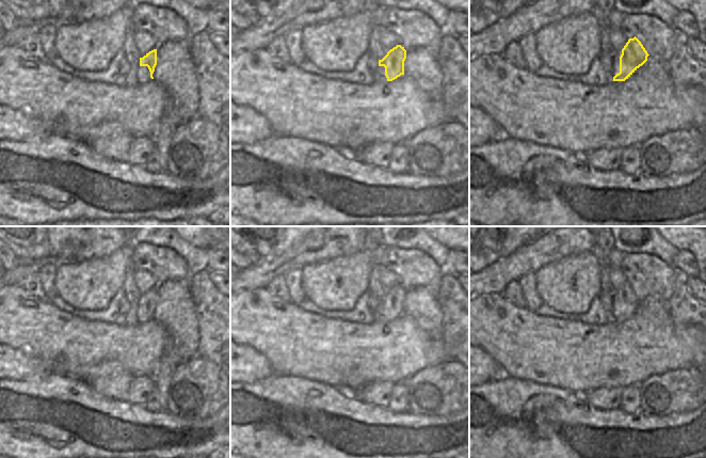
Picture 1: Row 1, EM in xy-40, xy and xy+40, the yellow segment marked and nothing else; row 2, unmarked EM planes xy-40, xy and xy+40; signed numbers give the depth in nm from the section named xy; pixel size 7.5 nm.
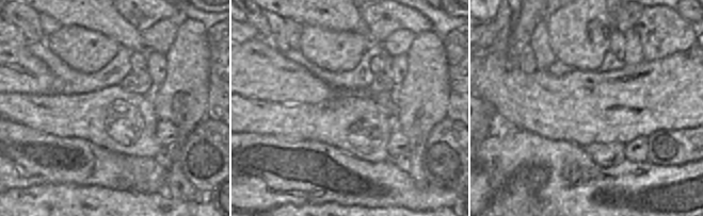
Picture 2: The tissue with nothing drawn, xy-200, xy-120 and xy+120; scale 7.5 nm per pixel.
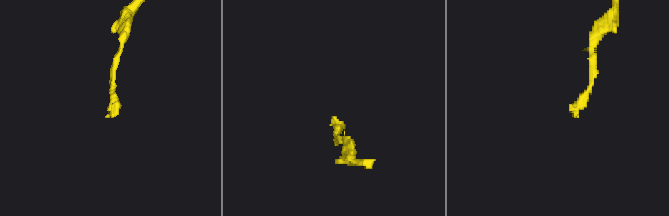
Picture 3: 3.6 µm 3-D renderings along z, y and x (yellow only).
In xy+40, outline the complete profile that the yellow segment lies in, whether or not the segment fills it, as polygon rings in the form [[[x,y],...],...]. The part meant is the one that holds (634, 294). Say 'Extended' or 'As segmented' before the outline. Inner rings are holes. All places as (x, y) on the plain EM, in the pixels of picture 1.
As segmented. [[[635,275],[629,278],[620,296],[620,312],[613,316],[613,320],[625,320],[628,318],[640,305],[642,305],[649,294]]]

